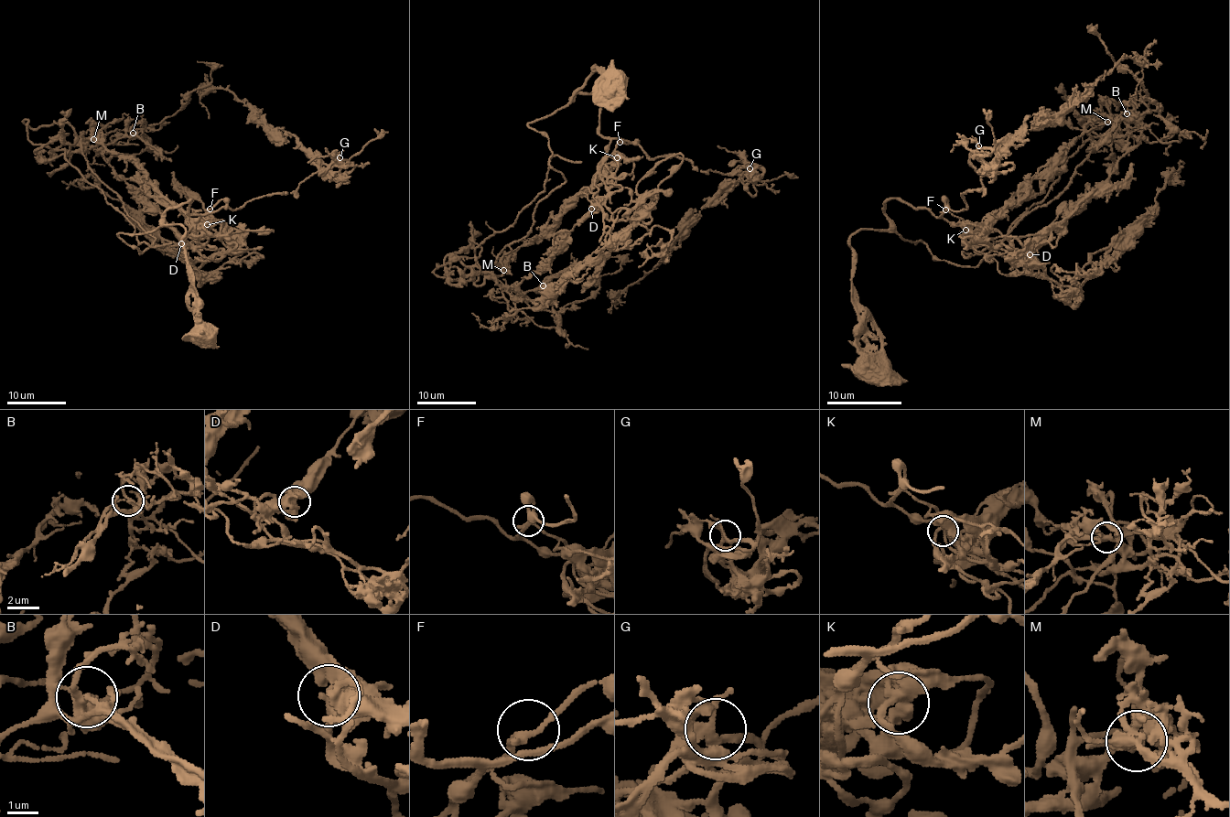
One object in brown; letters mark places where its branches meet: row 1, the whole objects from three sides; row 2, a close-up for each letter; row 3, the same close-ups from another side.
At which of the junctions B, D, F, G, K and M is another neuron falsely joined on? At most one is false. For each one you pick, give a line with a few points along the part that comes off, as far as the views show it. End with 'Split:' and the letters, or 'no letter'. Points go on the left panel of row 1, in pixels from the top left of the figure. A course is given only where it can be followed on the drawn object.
M: Course of the part to remove: (93, 138), (80, 150), (66, 150), (66, 159), (129, 221), (138, 243), (152, 247), (171, 242)
Split: M

